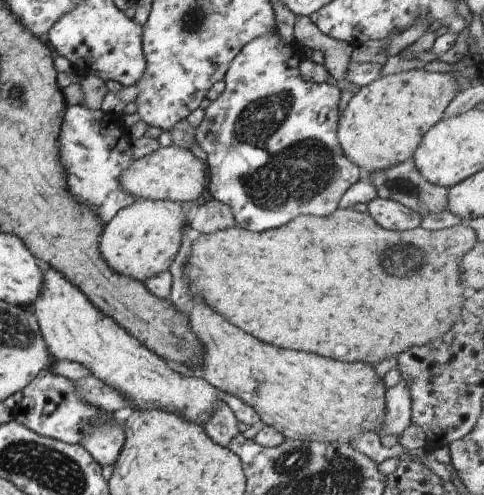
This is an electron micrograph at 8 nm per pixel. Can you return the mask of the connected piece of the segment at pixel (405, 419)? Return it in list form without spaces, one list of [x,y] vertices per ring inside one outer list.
[[[402,378],[394,388],[386,390],[385,400],[387,409],[380,435],[402,435],[413,424],[409,382]]]

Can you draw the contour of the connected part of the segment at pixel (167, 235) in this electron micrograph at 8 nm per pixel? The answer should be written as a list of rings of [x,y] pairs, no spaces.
[[[136,199],[105,225],[100,240],[102,259],[115,272],[142,282],[169,270],[180,251],[183,233],[190,224],[189,204],[172,199]]]

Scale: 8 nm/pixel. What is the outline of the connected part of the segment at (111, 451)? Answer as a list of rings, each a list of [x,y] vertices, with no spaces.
[[[104,413],[103,418],[101,418],[100,415],[96,415],[92,424],[93,427],[91,431],[87,433],[84,433],[84,428],[82,428],[83,439],[80,445],[101,467],[105,465],[114,465],[125,442],[125,433],[123,432],[122,423],[118,422],[112,413]]]

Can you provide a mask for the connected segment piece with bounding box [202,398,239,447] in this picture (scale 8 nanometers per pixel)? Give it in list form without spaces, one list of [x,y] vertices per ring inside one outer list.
[[[217,398],[213,416],[202,428],[215,444],[228,447],[230,442],[239,434],[238,422],[232,410],[220,398]]]

